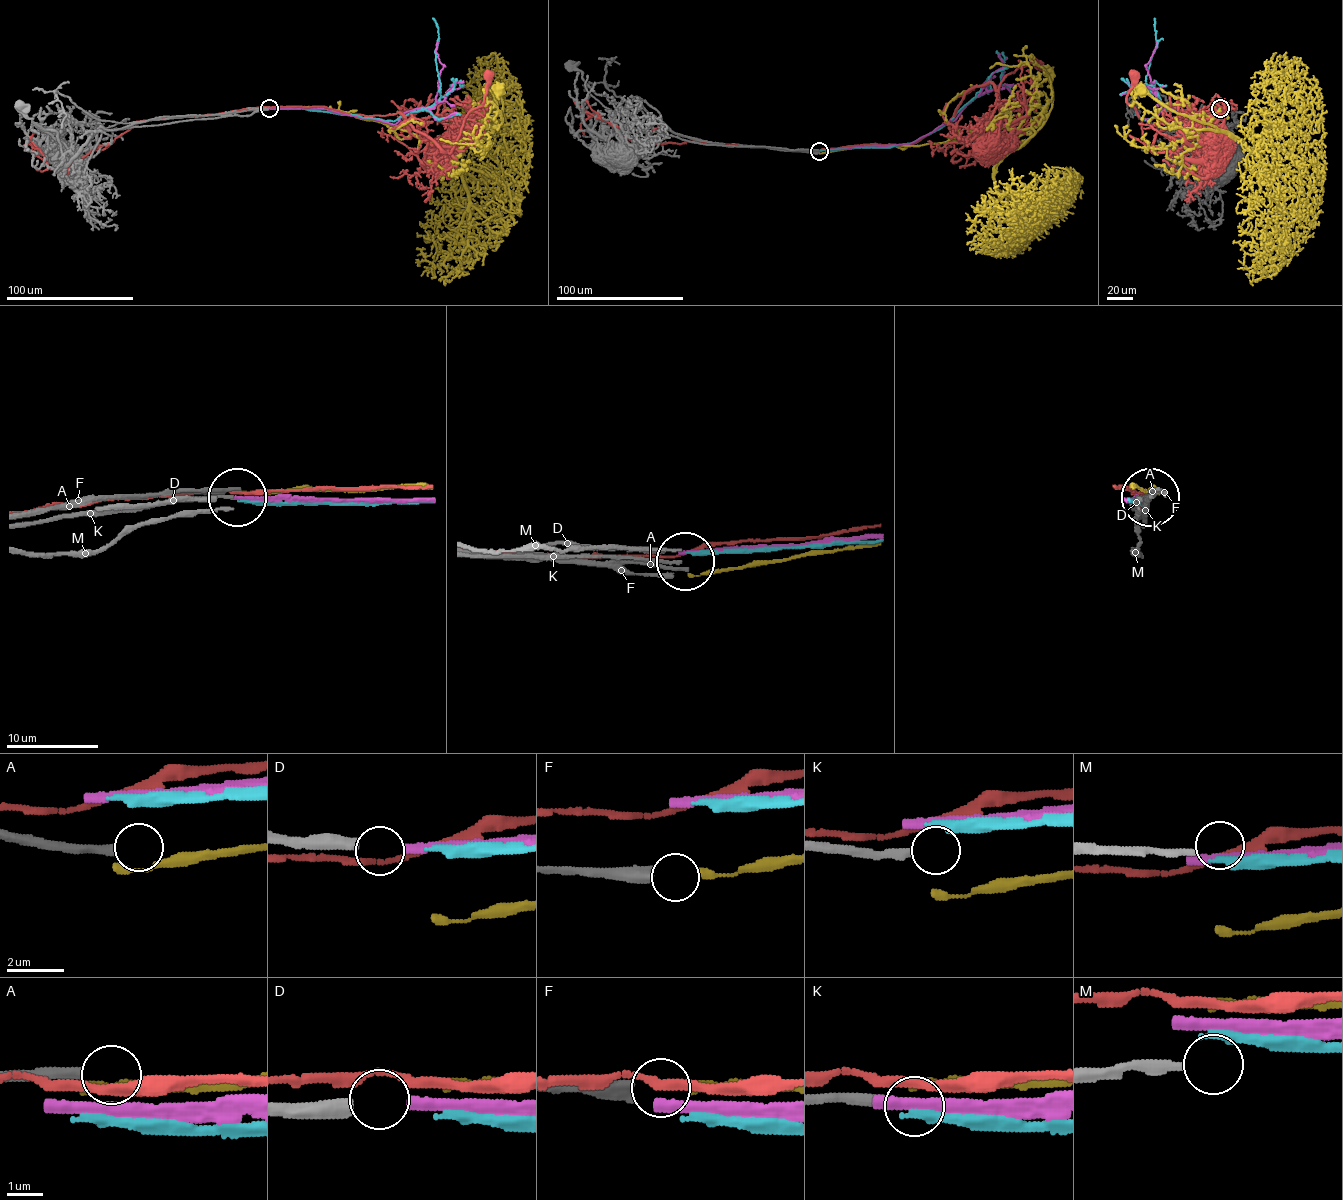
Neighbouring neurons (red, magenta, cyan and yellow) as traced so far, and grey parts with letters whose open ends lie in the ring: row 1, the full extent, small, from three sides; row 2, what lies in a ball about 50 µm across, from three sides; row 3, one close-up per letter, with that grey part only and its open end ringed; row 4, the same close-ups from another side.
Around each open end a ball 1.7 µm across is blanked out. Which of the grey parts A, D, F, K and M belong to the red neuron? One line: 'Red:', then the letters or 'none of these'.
Red: none of these

